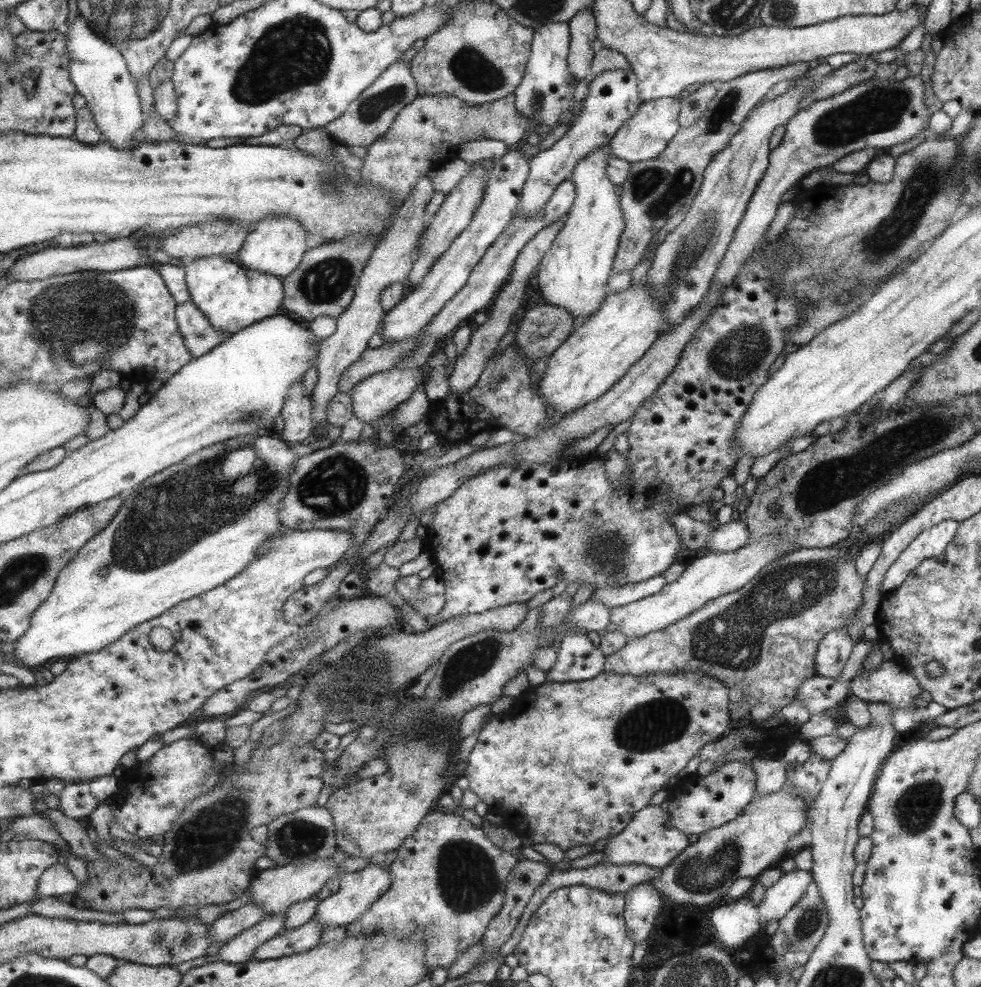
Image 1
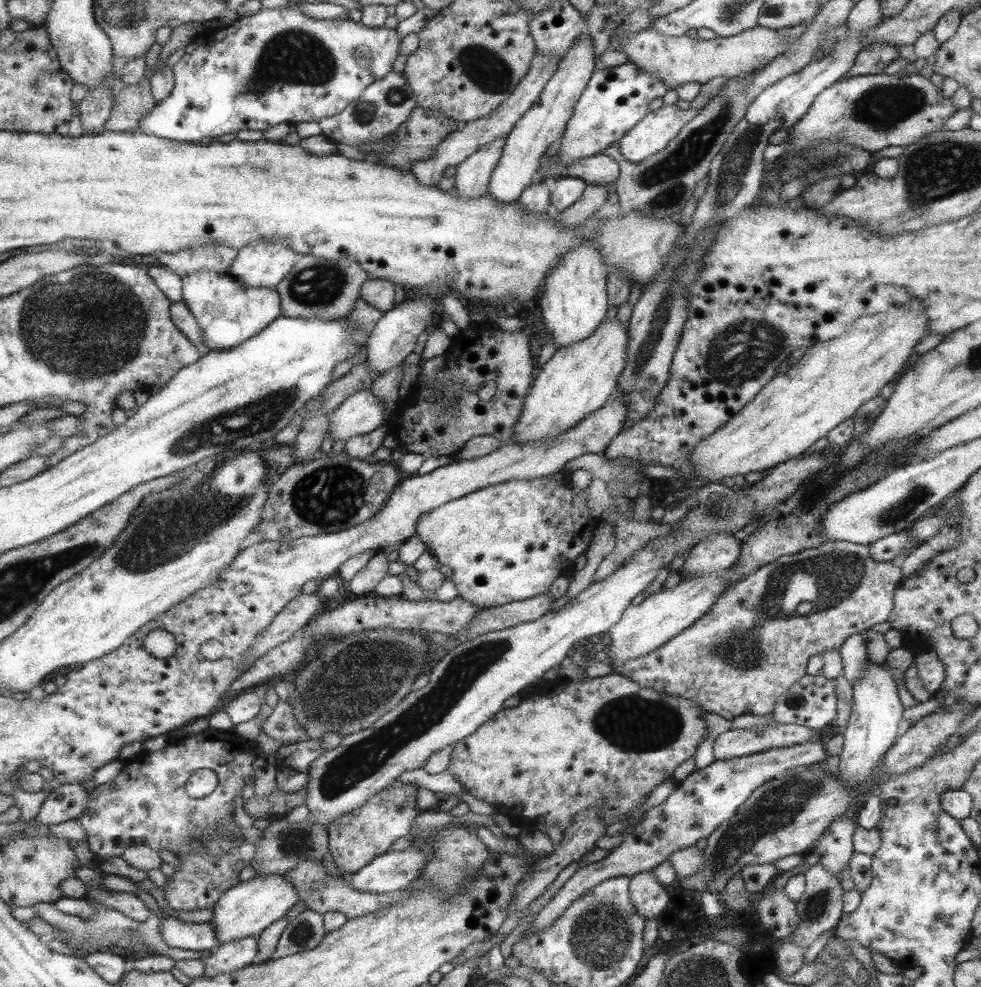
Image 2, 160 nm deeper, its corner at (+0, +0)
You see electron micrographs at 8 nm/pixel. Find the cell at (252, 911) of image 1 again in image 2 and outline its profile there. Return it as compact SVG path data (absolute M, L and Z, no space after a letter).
M175 918L163 921L163 939L170 948L209 951L220 944L219 935L209 923L193 924Z

